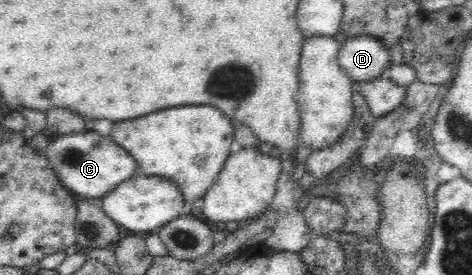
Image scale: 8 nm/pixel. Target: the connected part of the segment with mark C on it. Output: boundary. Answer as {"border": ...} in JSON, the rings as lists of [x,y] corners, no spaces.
{"border":[[[83,131],[51,137],[45,153],[49,165],[59,181],[77,198],[87,198],[99,202],[117,185],[137,175],[138,165],[133,156],[109,136],[97,132]]]}

